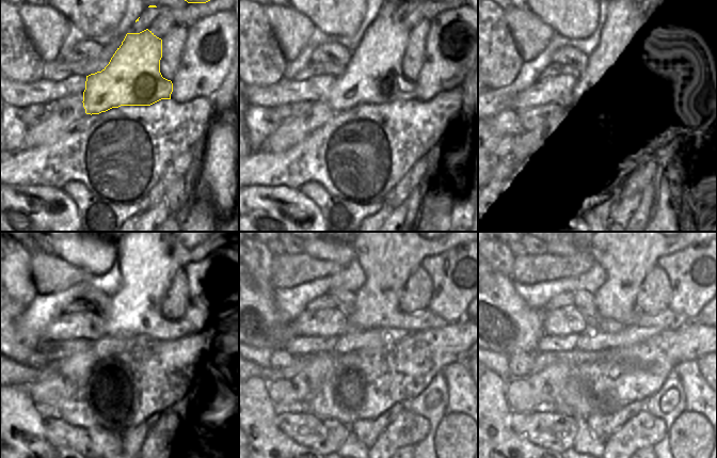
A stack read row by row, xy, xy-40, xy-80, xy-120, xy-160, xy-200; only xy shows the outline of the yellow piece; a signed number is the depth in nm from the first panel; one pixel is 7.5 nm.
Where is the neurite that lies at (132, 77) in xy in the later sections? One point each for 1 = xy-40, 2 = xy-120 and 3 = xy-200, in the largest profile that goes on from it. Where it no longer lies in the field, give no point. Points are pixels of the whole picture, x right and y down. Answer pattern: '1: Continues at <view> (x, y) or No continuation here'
1: Continues at xy-40 (373, 75)
2: Continues at xy-120 (149, 255)
3: Continues at xy-200 (627, 253).

